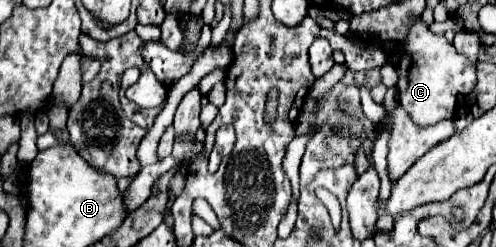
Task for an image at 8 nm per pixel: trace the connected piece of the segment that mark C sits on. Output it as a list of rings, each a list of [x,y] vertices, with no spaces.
[[[421,16],[411,20],[407,36],[395,44],[395,48],[391,50],[391,58],[399,74],[397,80],[399,106],[421,128],[453,118],[457,96],[469,94],[477,82],[475,64],[469,62],[467,56],[455,52],[453,44],[447,38],[433,34],[429,30],[429,24],[423,22]]]

